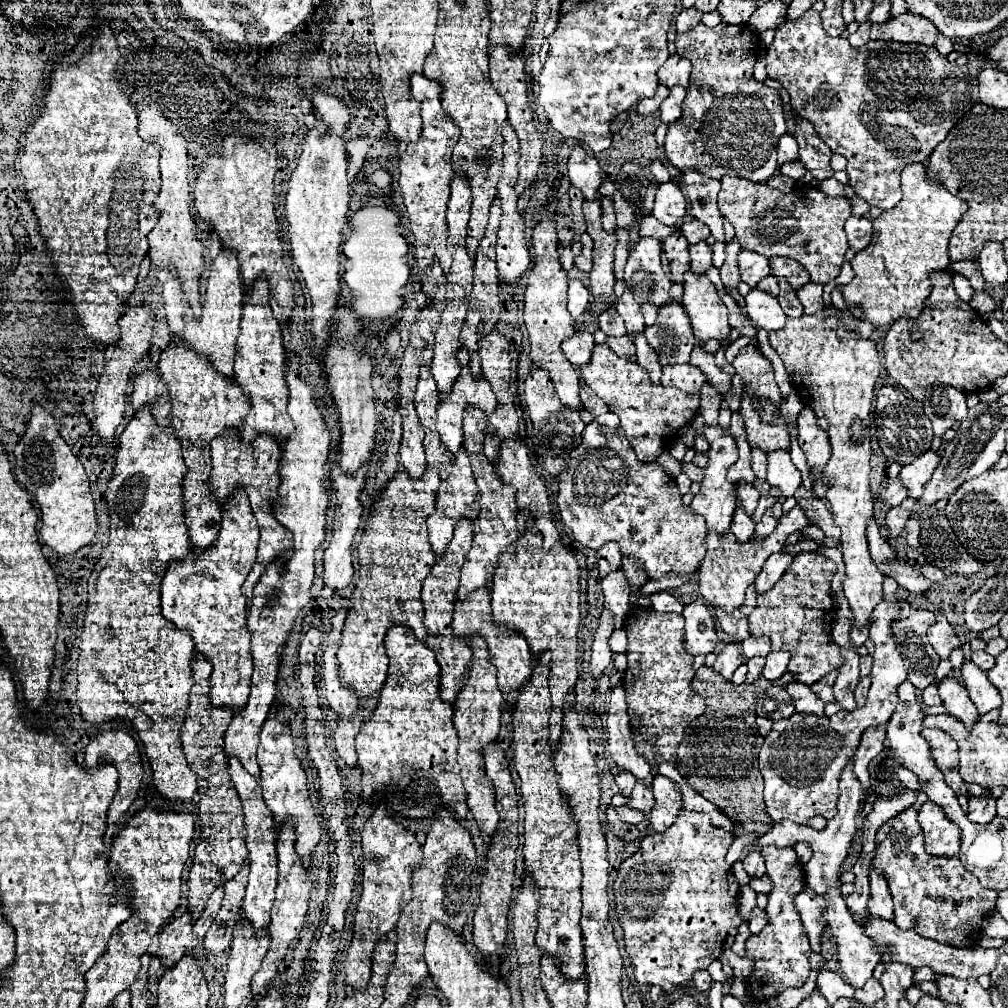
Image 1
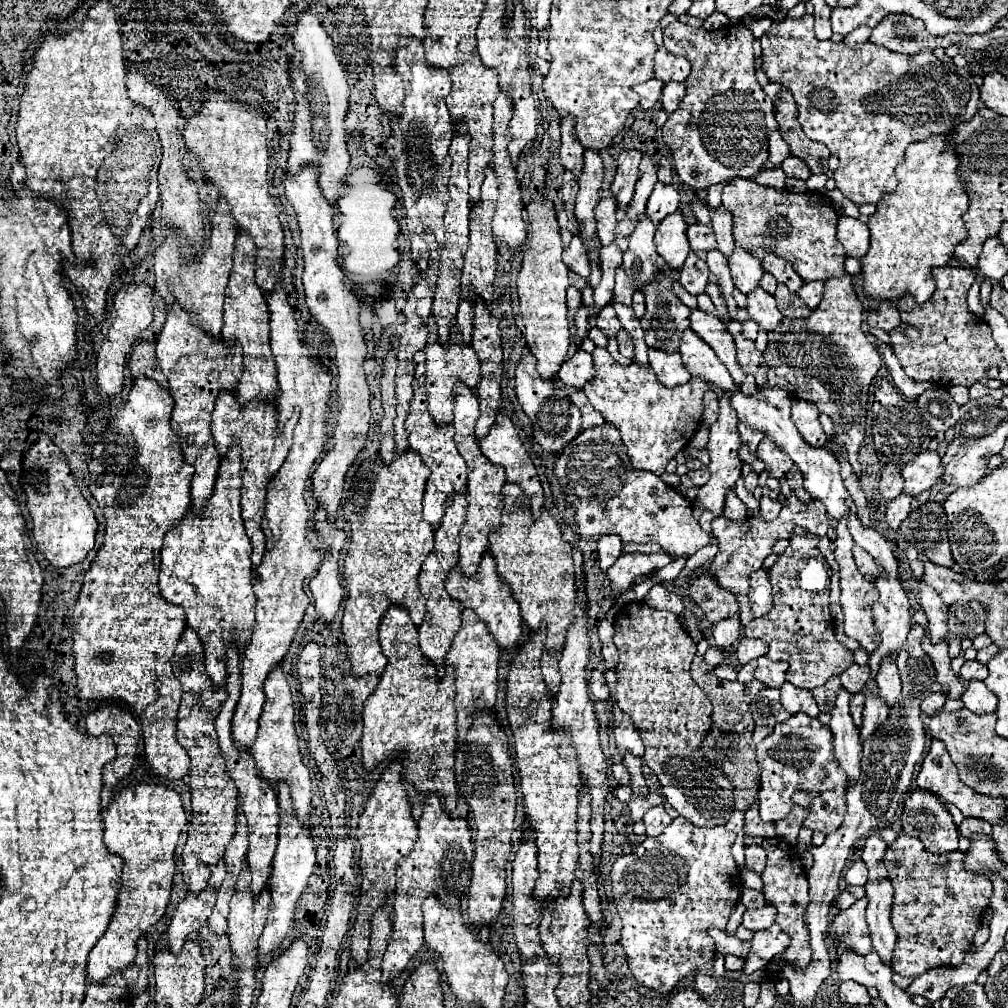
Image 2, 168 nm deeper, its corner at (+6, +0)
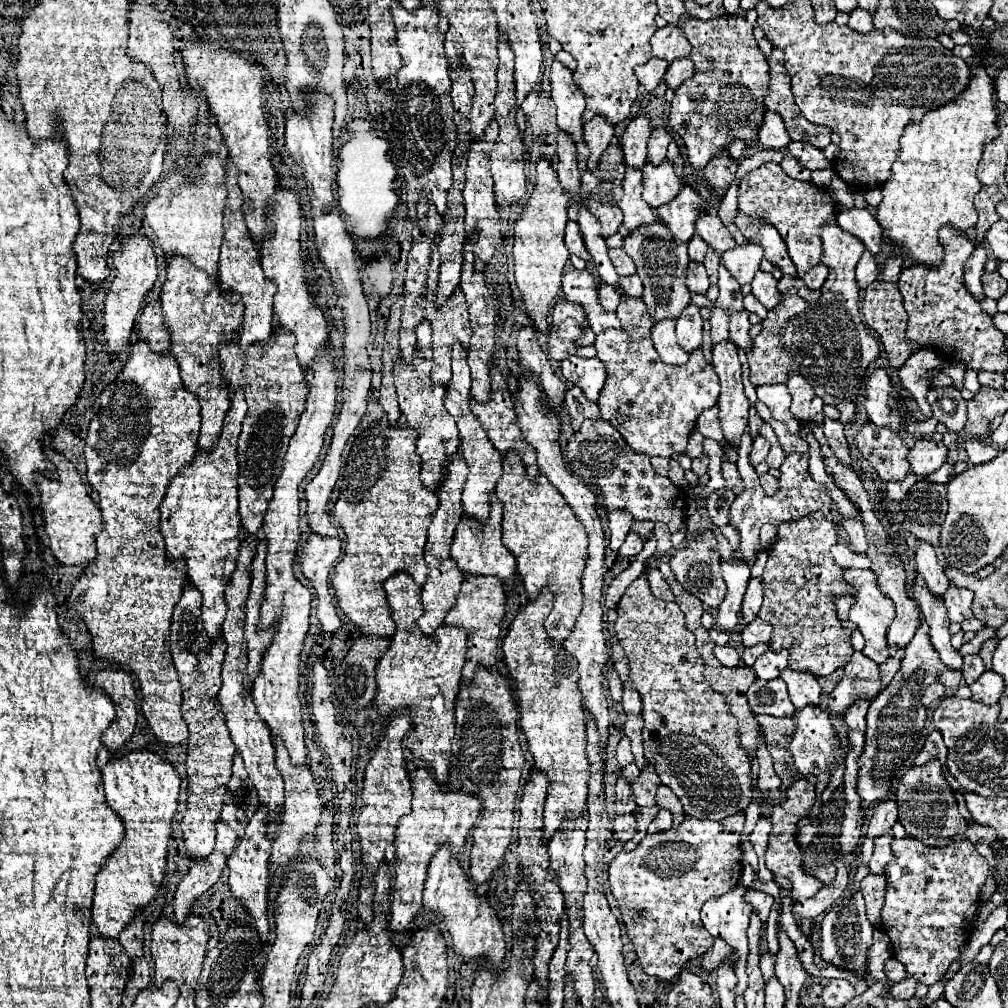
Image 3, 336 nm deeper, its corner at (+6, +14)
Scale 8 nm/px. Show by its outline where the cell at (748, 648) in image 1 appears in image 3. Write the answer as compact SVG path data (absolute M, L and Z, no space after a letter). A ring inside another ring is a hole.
M757 617L753 623L749 623L745 627L745 631L741 635L743 635L743 645L745 647L757 645L757 643L769 643L769 639L771 639L771 625Z

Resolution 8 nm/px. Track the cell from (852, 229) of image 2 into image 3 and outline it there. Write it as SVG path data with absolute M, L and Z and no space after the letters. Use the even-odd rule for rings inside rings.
M849 209L849 211L839 211L837 213L837 223L841 229L849 231L857 239L863 241L863 245L877 255L881 251L881 241L883 241L883 231L881 225L877 223L875 215L867 209Z

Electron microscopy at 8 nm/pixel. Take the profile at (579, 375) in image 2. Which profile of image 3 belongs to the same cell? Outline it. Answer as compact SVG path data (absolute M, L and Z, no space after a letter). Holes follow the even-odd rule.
M571 355L565 361L561 361L561 373L567 381L571 381L579 389L583 389L583 393L589 401L597 403L599 393L607 379L607 369L597 357L581 359L577 355Z

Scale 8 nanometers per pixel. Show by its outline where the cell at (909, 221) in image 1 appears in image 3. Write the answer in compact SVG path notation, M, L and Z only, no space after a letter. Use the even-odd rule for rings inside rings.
M973 65L965 93L939 109L927 111L919 123L905 127L899 159L893 163L893 179L881 187L883 201L877 207L877 221L889 233L891 243L905 249L917 263L937 267L943 255L937 231L951 223L967 231L977 223L973 197L981 189L975 175L983 147L999 135L993 79L985 65Z

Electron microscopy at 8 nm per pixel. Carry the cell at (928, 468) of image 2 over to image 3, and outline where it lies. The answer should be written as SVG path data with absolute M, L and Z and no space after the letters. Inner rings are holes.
M921 439L917 441L911 449L909 449L909 463L911 463L911 471L915 475L923 475L927 477L929 473L937 471L947 457L947 447L943 441L927 441Z

